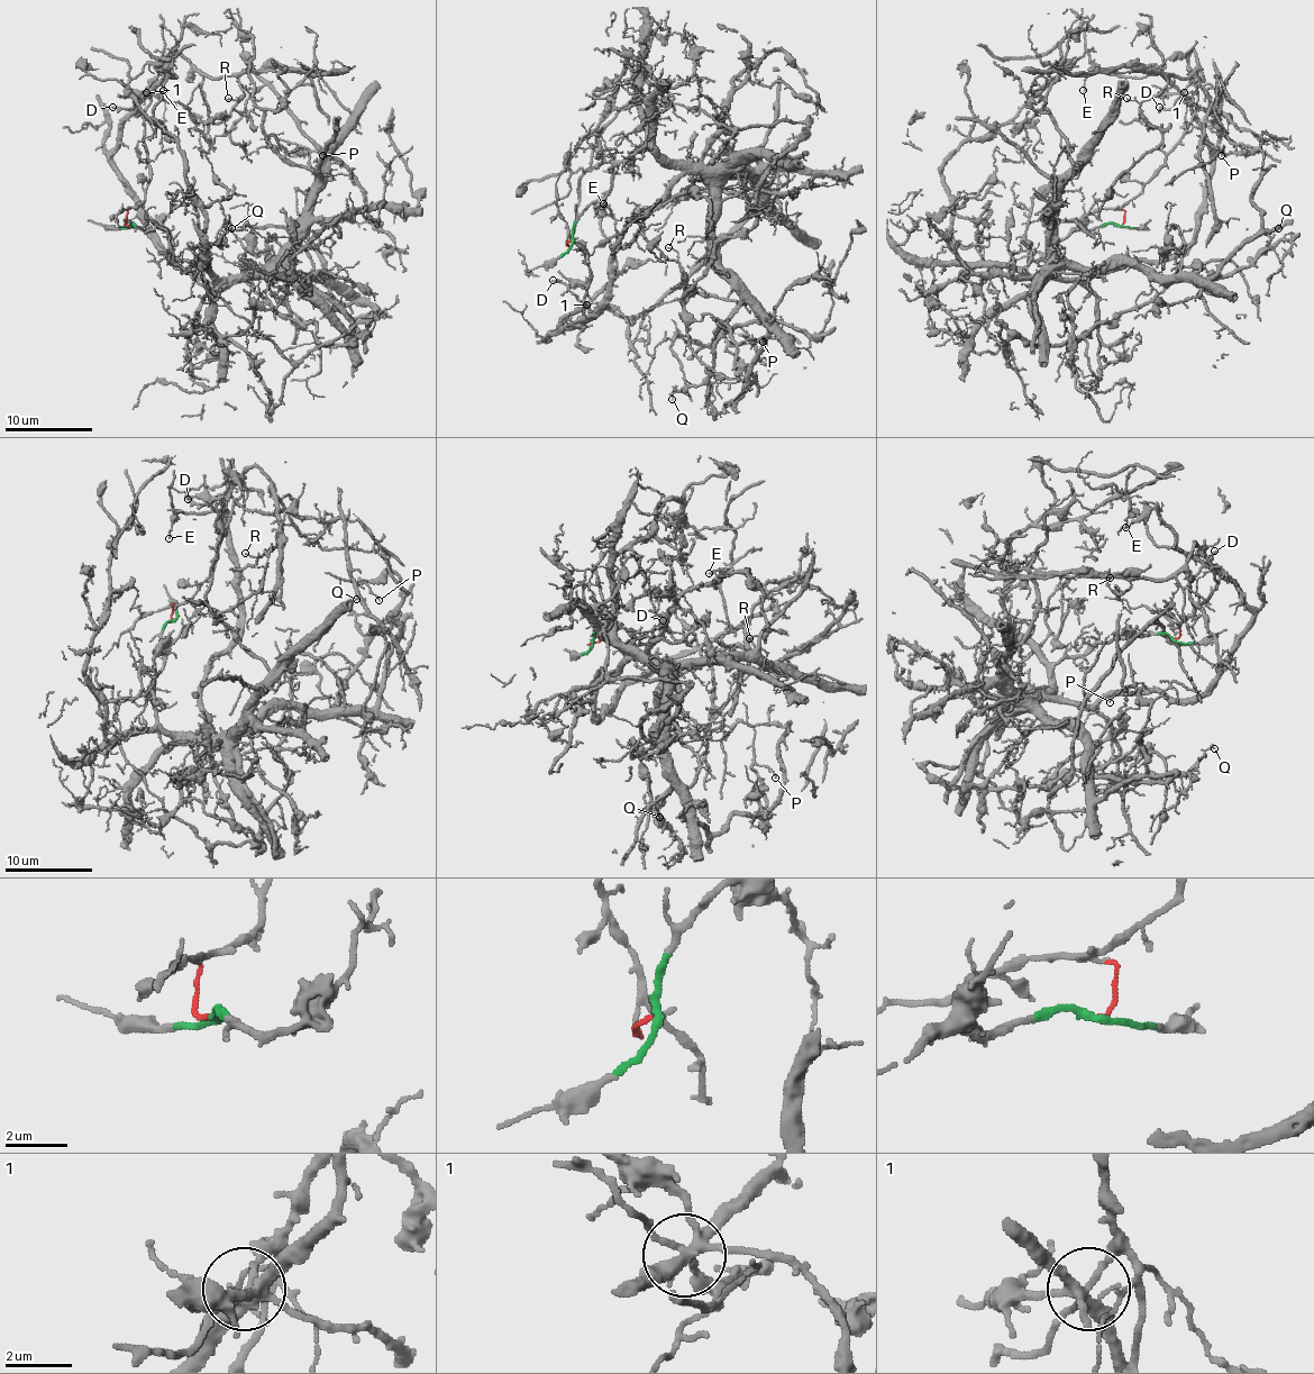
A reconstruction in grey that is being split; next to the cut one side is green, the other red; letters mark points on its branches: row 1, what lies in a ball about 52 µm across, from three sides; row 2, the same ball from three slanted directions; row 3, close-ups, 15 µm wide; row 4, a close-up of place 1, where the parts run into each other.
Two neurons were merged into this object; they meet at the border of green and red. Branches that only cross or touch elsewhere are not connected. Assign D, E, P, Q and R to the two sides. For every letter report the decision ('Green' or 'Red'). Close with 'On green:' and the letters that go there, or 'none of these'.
D: Red
E: Green
P: Green
Q: Green
R: Red
On green: E, P, Q

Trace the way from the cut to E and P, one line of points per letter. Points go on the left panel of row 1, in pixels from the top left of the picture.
E: (131, 226), (240, 278), (173, 261), (115, 163), (125, 117), (175, 78), (160, 70), (162, 91)
P: (131, 226), (162, 228), (218, 278), (325, 278), (313, 169), (288, 154), (322, 156)

